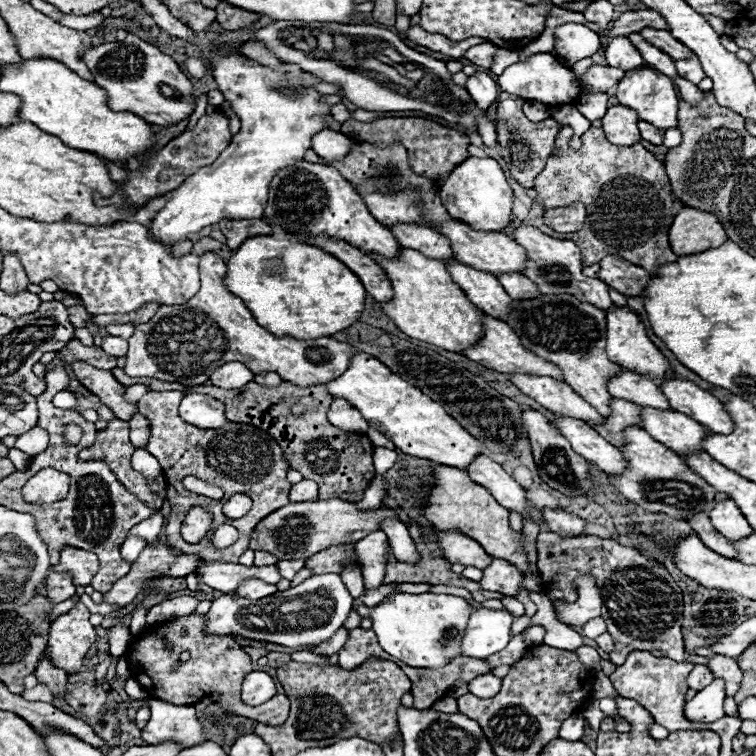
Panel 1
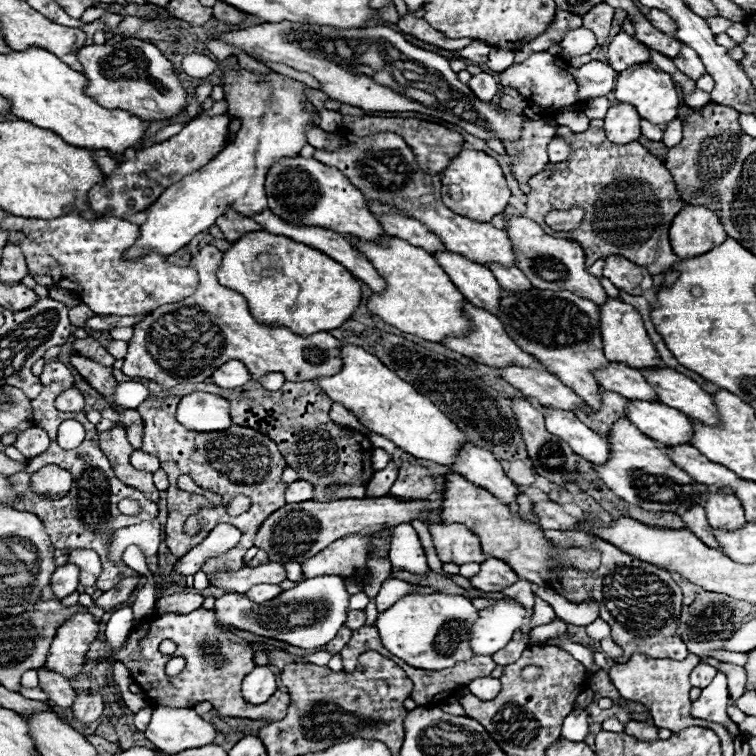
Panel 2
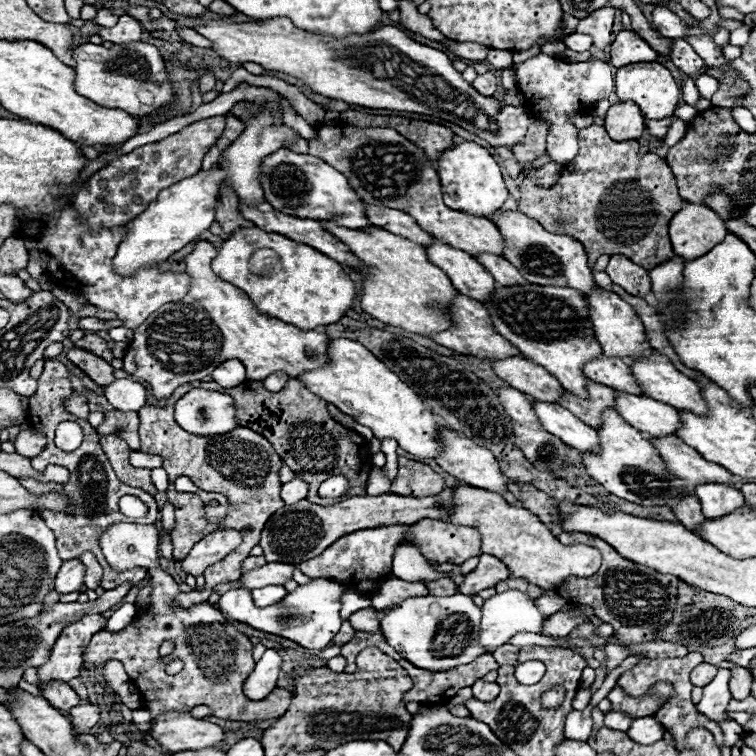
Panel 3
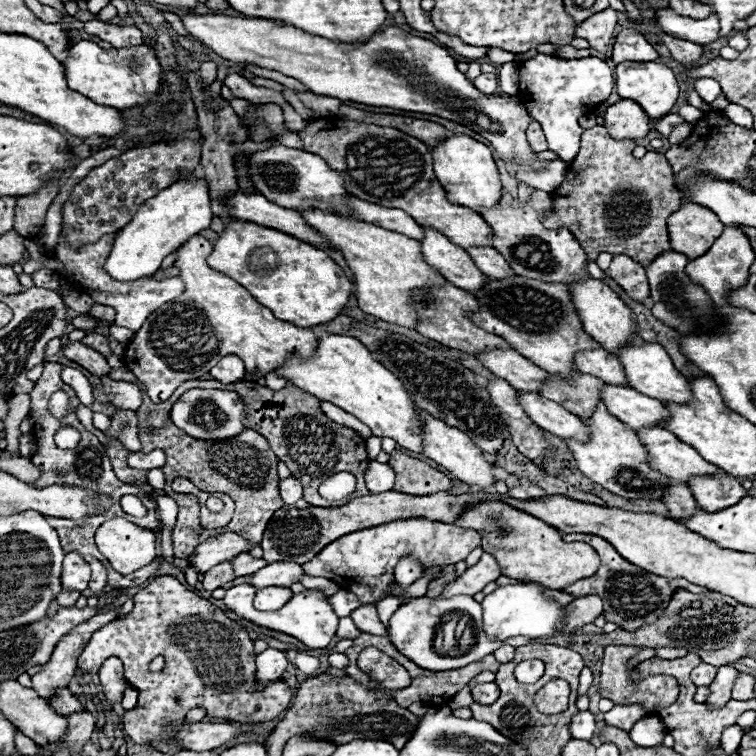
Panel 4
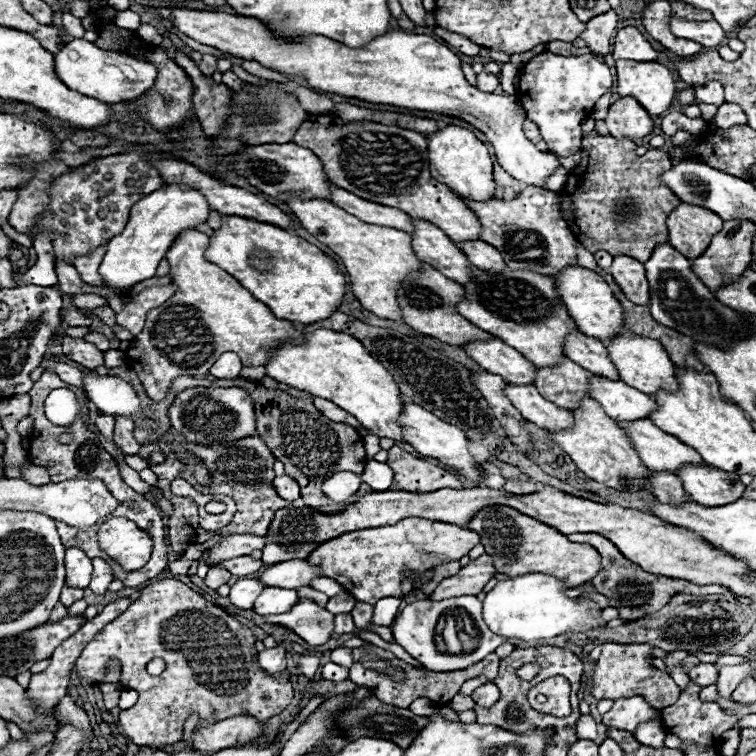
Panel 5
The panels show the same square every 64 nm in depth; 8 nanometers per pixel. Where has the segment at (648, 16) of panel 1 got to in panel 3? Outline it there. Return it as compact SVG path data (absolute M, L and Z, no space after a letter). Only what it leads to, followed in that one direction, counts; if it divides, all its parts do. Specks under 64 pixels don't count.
M658 6L652 12L652 20L656 30L666 36L666 38L684 38L690 32L690 26L686 24L686 20L682 20L676 12L672 12L666 6Z

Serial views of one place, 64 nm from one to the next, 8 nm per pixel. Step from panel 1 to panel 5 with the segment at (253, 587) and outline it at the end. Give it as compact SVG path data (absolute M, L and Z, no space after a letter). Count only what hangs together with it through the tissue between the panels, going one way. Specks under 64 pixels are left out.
M268 586L268 588L264 588L264 592L254 602L254 612L256 614L262 614L262 616L284 614L284 612L292 610L298 604L298 598L300 596L298 596L296 590Z

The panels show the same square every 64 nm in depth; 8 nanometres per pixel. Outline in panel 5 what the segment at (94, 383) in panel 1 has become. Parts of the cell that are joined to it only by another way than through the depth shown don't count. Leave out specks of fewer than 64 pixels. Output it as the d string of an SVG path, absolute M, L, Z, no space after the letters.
M64 336L62 338L62 352L74 360L74 362L80 362L82 366L94 370L96 366L104 364L104 354L98 352L98 348L90 342L86 342L84 338L70 338L70 336Z

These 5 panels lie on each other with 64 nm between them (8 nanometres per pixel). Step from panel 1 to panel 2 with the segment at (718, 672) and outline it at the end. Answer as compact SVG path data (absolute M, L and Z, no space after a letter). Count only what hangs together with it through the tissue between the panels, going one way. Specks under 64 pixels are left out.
M720 662L716 668L720 672L726 672L730 698L738 700L746 692L746 670L742 666L736 666L736 664L730 664L730 662Z

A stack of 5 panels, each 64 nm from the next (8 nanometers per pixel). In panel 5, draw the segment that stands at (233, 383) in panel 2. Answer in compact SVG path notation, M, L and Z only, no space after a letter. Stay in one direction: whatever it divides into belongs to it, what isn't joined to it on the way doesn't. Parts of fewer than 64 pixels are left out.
M224 352L210 368L210 374L214 378L236 378L240 376L240 368L242 362L238 360L238 356L234 356L234 352Z

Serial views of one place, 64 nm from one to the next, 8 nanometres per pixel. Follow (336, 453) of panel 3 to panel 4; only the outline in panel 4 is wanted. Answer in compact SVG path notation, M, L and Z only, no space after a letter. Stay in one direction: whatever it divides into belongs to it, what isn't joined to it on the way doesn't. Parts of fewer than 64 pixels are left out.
M114 368L114 370L110 370L108 376L112 380L134 382L135 385L142 389L142 404L136 411L138 428L157 429L164 427L169 415L162 414L169 414L172 405L179 397L192 388L234 390L234 392L238 392L242 396L242 400L246 400L246 408L248 408L246 426L260 432L268 440L268 444L270 444L272 452L278 456L278 460L284 462L288 466L290 474L296 480L302 482L302 486L304 486L304 496L302 498L308 504L318 506L318 508L334 508L334 506L338 508L338 506L346 504L344 500L340 500L340 502L324 500L318 494L318 486L336 472L352 472L358 478L358 488L352 494L356 494L356 496L368 494L368 488L364 484L364 472L366 472L370 460L368 460L368 454L366 454L364 438L360 434L356 434L354 430L328 420L324 416L324 412L320 410L320 404L318 404L320 400L316 396L310 396L308 392L302 392L300 388L294 388L292 384L286 384L284 390L276 392L276 390L270 390L266 386L260 386L256 382L246 382L246 380L240 380L236 384L223 384L217 380L188 380L182 383L168 400L155 404L146 394L141 382L136 380L136 376L128 368Z

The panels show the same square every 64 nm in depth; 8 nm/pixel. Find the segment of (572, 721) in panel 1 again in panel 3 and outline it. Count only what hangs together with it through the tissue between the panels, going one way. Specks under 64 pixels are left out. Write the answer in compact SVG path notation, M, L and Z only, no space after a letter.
M590 708L572 710L566 720L566 738L568 740L588 740L592 732L592 716Z

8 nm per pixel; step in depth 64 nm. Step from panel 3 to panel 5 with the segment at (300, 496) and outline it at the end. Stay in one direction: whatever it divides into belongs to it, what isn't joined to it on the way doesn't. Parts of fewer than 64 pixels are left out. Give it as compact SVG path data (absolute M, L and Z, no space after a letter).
M276 476L274 480L272 480L272 486L274 486L274 490L278 492L278 496L282 496L284 500L288 500L288 502L294 502L294 500L298 500L300 498L300 488L298 488L298 484L296 484L296 480L292 480L290 476Z

